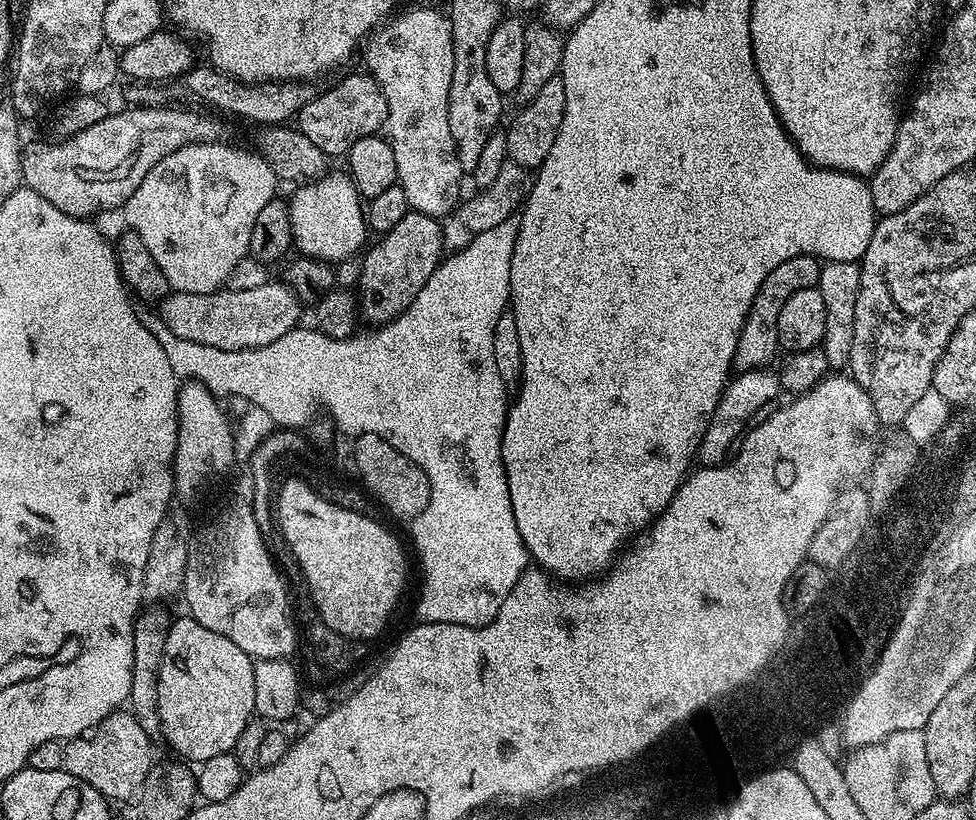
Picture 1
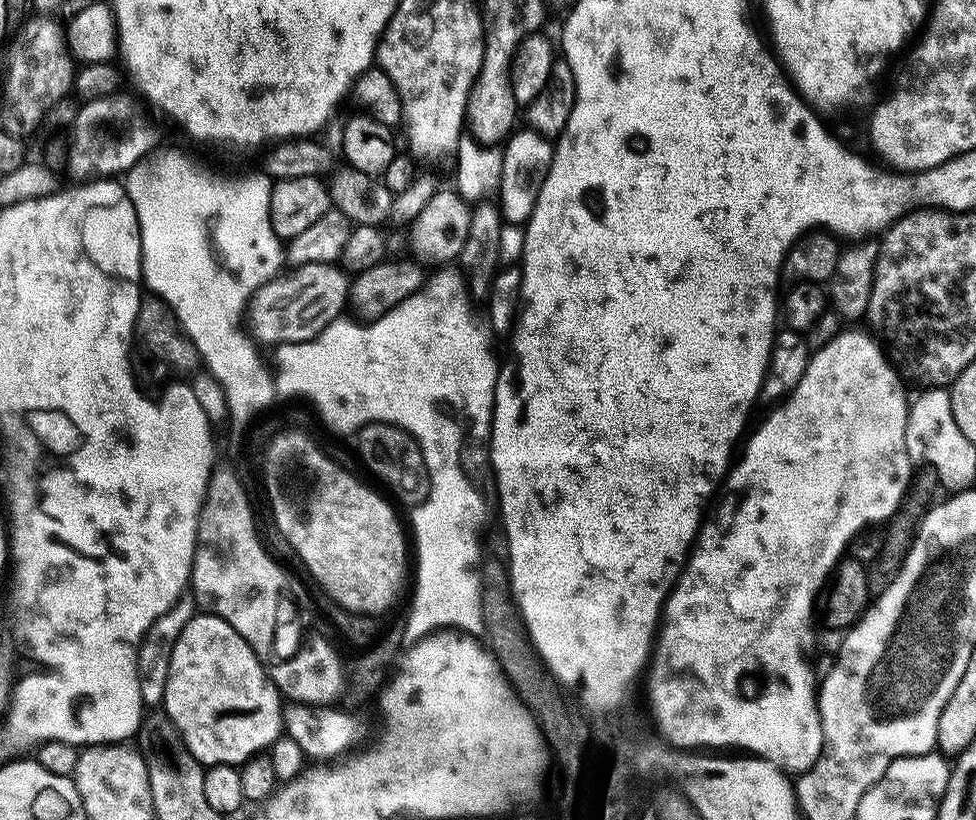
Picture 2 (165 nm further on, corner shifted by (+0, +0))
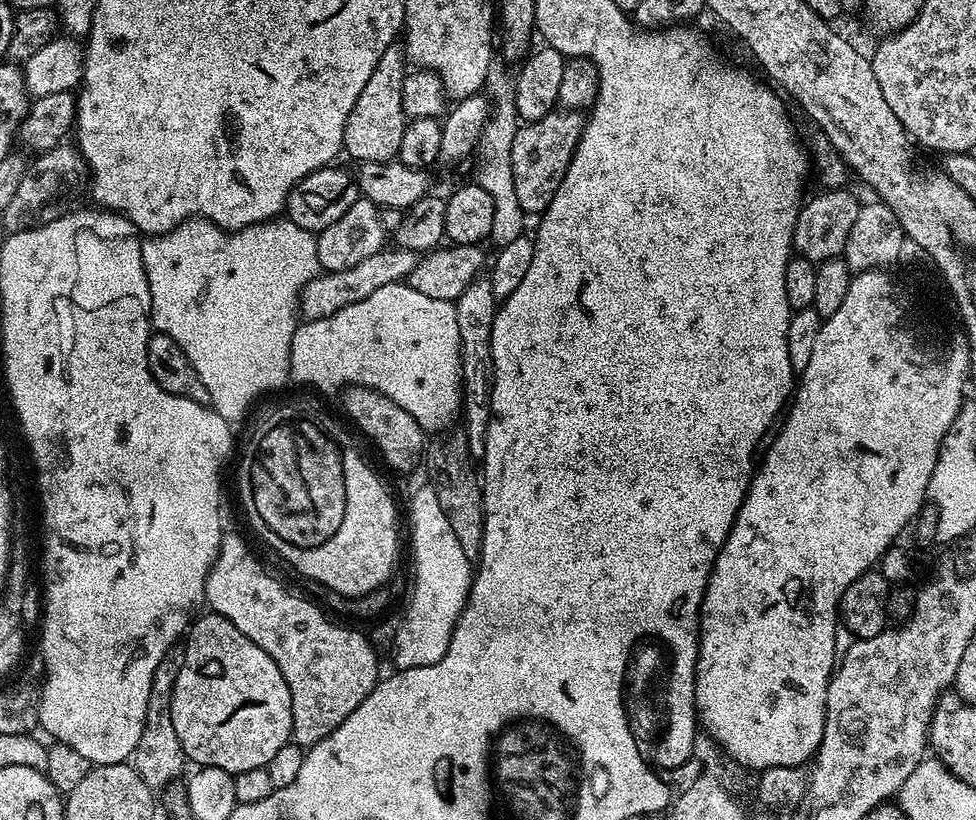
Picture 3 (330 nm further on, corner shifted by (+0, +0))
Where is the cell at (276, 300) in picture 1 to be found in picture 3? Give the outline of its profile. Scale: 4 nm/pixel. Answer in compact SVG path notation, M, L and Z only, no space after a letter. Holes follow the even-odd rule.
M385 246L380 249L378 254L372 254L370 258L358 262L358 266L354 266L350 270L324 272L314 277L300 293L299 311L305 321L321 320L327 316L333 316L335 312L354 302L362 302L362 298L370 298L370 294L374 294L374 290L382 290L382 286L407 281L417 261L417 253L405 248Z

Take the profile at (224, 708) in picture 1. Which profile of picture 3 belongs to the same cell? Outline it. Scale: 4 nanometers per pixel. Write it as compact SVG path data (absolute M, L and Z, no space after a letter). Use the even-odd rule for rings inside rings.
M208 610L205 613L205 616L197 615L191 621L190 631L186 636L188 645L182 648L178 682L174 682L174 690L172 691L170 718L174 718L174 730L178 734L178 742L182 742L185 757L191 763L193 760L193 765L196 766L217 768L233 774L242 770L267 768L270 758L274 758L274 754L278 754L278 750L282 750L282 746L286 746L292 740L292 703L290 702L290 690L286 686L286 678L282 678L282 670L278 670L274 658L270 658L270 654L266 654L266 650L262 650L262 646L250 642L250 638L246 638L246 634L242 634L242 630L235 628L229 620L222 618L217 612Z

